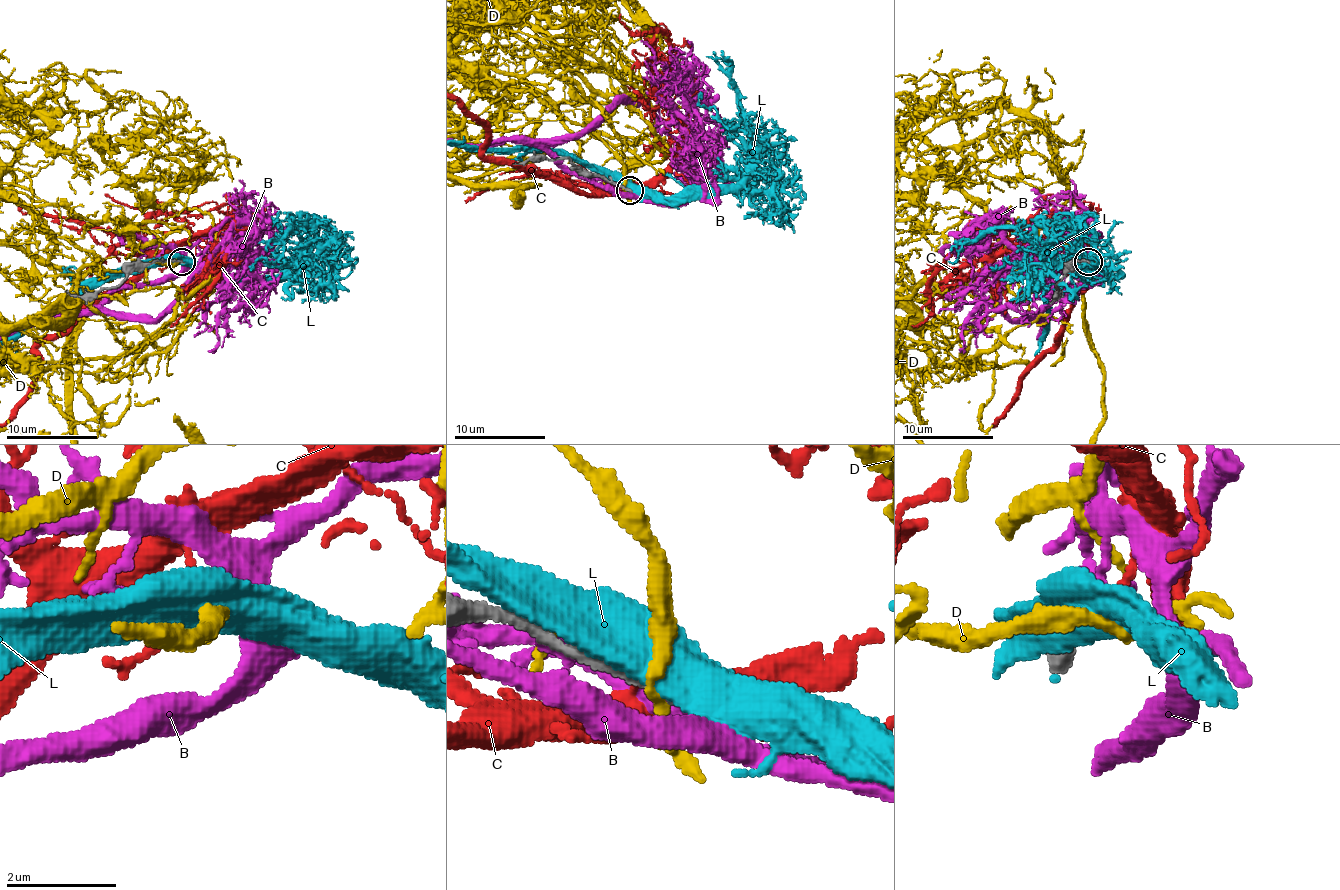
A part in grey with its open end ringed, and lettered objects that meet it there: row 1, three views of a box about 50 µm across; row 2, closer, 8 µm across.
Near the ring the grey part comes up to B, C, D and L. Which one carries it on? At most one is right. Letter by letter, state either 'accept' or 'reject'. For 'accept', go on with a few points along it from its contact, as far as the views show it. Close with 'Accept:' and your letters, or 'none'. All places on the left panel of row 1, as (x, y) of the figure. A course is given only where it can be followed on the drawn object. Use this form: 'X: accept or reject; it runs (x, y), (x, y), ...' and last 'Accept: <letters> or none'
B: reject
C: reject
D: reject
L: reject
Accept: none

